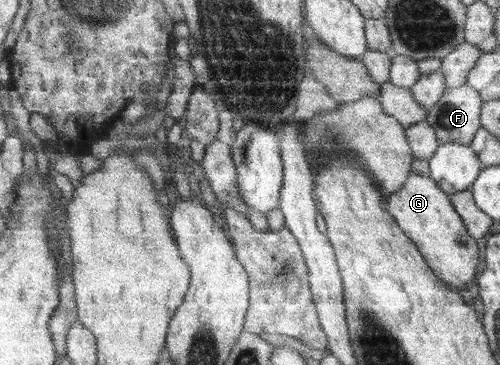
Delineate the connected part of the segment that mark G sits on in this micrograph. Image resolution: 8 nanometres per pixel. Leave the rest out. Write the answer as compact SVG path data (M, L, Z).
M412 173L406 181L404 188L389 195L388 211L398 221L401 229L418 246L419 251L424 255L431 269L452 290L472 289L469 281L477 279L477 267L481 263L479 257L479 245L466 228L450 194L443 191L442 186L436 182L431 175L426 177Z

